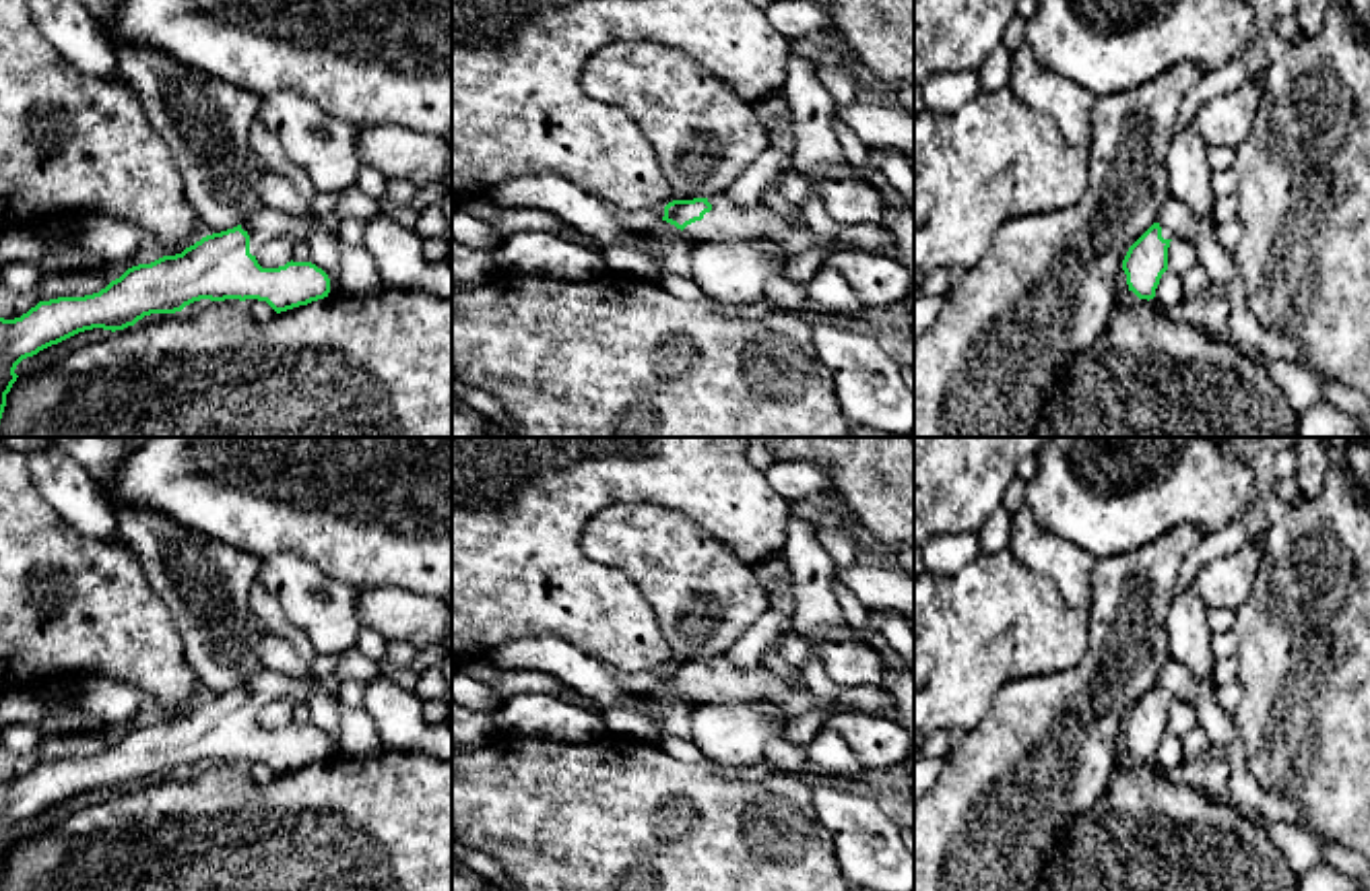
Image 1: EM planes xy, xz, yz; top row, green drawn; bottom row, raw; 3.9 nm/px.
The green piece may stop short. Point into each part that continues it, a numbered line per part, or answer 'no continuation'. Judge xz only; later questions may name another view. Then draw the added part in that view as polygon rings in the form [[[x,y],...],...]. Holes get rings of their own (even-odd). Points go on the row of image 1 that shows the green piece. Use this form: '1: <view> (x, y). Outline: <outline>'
1: xz (725, 221). Outline: [[[724,194],[712,196],[712,210],[683,229],[699,241],[757,241],[768,239],[782,248],[784,256],[798,256],[813,248],[815,235],[805,223],[790,223],[770,206],[757,202],[739,208]]]

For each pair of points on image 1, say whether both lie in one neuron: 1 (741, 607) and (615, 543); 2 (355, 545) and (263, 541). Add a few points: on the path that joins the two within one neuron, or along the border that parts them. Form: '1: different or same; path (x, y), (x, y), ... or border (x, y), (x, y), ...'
1: same; path (710, 588), (700, 588), (661, 549), (646, 543)
2: same; path (333, 539), (285, 539)

